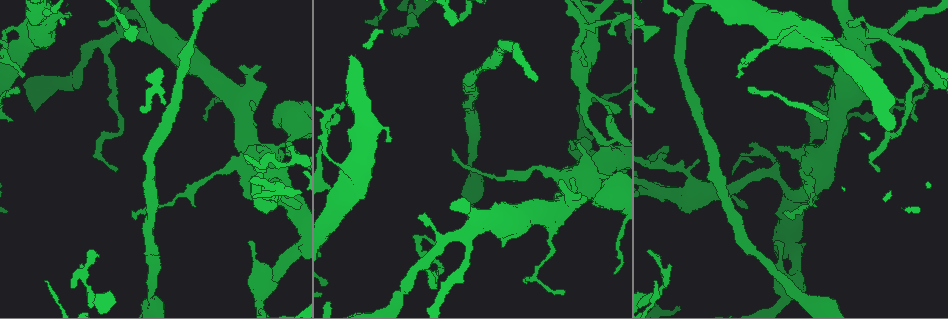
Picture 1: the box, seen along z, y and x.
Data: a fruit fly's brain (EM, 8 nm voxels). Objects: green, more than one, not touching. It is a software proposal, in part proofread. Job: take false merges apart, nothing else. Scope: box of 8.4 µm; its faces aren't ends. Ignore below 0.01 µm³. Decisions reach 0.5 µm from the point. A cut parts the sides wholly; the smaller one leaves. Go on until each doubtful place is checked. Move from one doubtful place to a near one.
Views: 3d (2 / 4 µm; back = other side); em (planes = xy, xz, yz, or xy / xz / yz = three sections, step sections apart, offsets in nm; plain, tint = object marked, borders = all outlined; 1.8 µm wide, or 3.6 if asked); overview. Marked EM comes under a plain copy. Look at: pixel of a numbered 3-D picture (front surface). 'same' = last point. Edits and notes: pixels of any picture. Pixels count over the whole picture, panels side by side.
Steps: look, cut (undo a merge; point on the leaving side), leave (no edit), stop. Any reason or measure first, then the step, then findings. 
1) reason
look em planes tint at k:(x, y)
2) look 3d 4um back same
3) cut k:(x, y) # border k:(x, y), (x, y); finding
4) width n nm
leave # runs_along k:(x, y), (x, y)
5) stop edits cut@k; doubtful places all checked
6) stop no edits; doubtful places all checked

thick turns thin
look 3d 4um at 1:(562, 176)

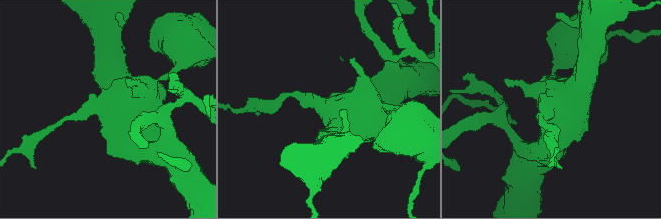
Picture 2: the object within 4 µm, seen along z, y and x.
need the tissue
look em 3.6um xz step 8 tint at 2:(328, 109)

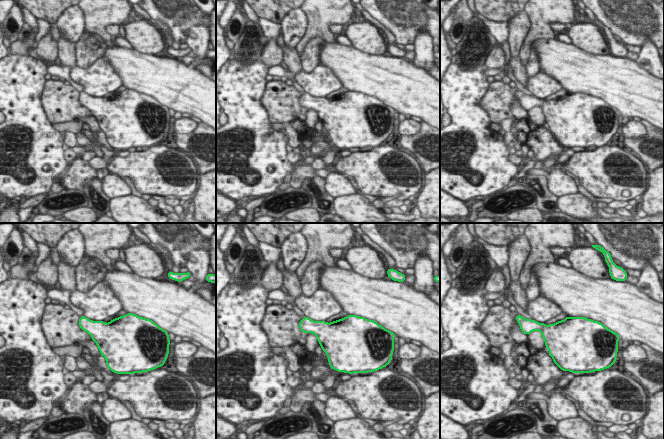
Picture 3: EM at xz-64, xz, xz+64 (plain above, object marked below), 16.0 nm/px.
width 550 nm
leave # one neuron here

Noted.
sudden change in width
look em yz step 8 tint at 1:(575, 43)

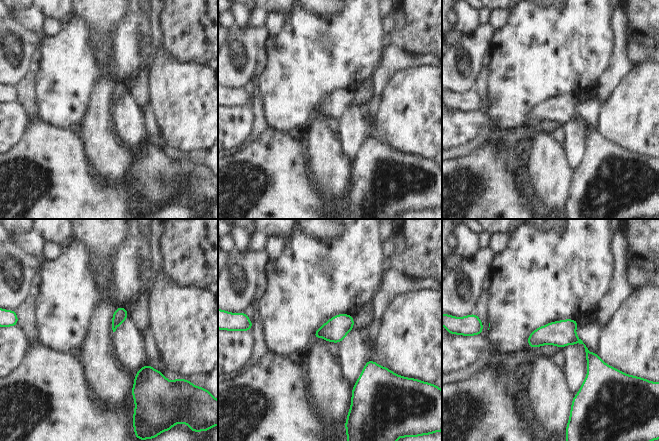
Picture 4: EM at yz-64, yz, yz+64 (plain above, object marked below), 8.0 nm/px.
another direction
look em planes borders same

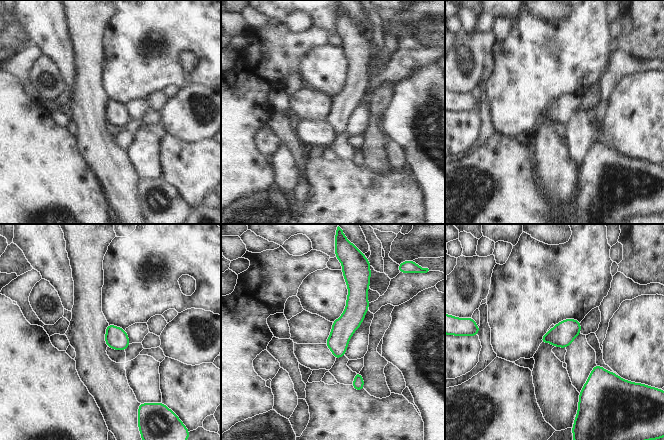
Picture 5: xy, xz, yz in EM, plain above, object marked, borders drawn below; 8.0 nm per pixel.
width 180 nm
leave # runs_along 5:(348, 278), (354, 314), (336, 355); all the same neuron

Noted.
abrupt turn
look em xz step 8 tint at 1:(272, 187)

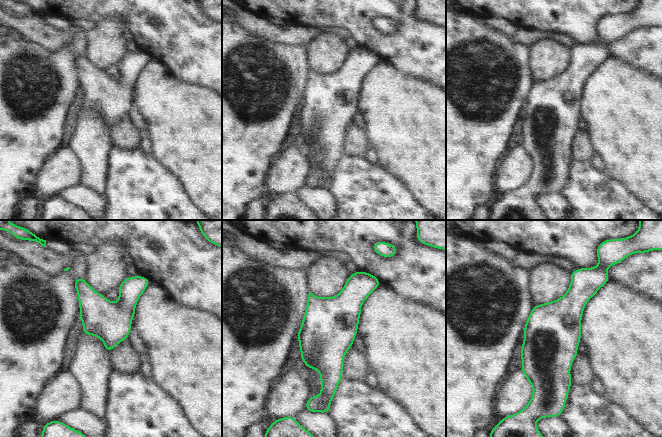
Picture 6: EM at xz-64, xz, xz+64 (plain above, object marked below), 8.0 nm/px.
cut it another way
look em planes tint same

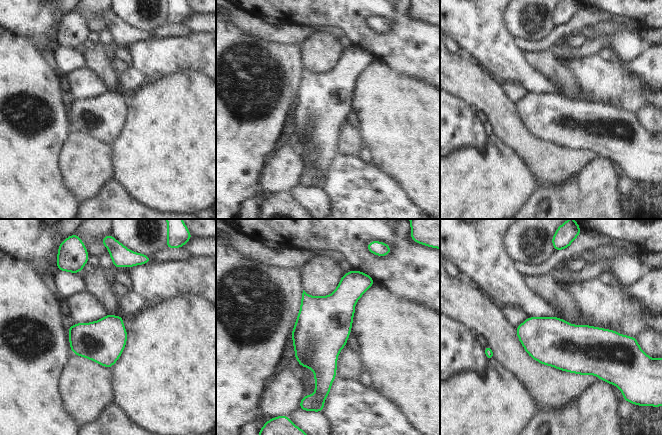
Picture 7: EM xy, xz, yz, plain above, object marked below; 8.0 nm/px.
leave # all the same neuron

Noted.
sharp bend
look 3d 4um at 1:(281, 175)

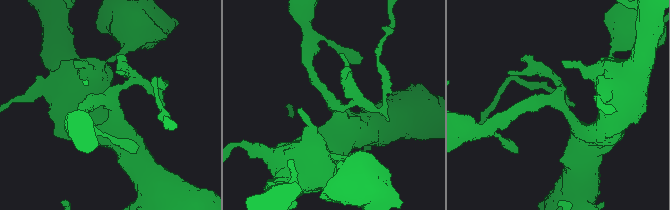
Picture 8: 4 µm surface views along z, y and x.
now the EM
look em planes tint at 8:(560, 103)

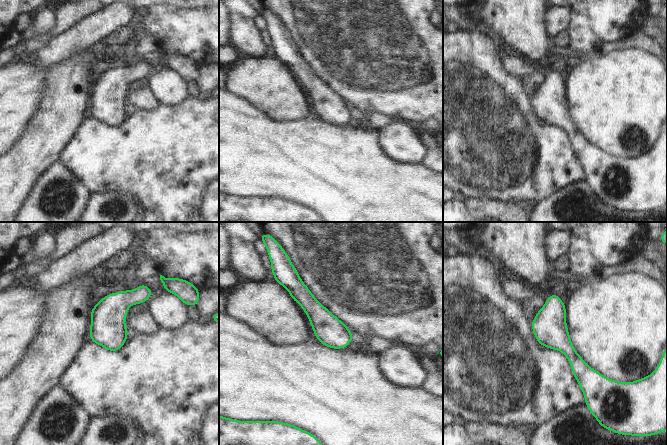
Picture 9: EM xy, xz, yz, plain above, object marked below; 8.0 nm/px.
leave # runs_along 9:(552, 297), (553, 333), (586, 385); continuous, no second neuron

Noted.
look 3d 4um at 1:(557, 207)

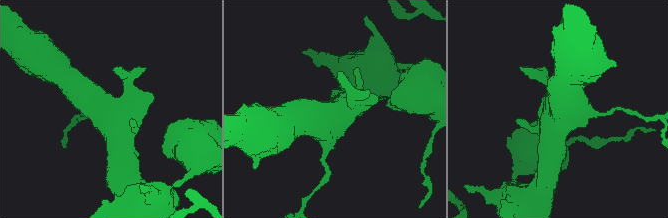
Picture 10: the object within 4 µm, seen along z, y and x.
now the EM
look em 3.6um yz step 4 tint at 10:(111, 123)

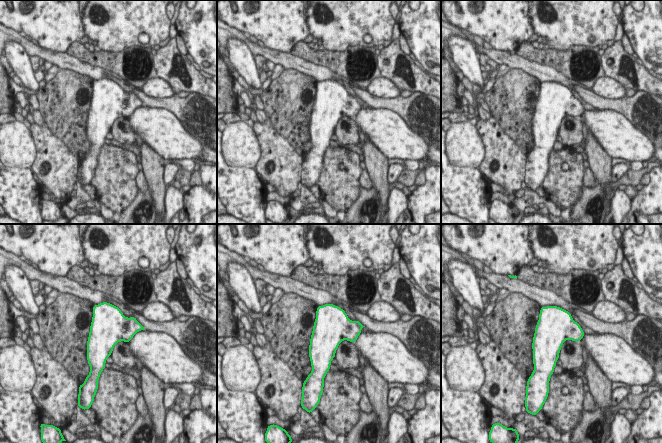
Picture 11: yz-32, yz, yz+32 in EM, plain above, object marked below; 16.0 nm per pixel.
width 550 nm
leave # continuous, no second neuron

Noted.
sharp bend
look 3d 2um at 1:(662, 285)

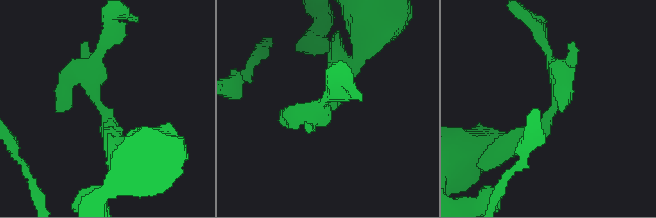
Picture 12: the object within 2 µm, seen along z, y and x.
need the tissue
look em xy step 16 tint at 12:(554, 105)

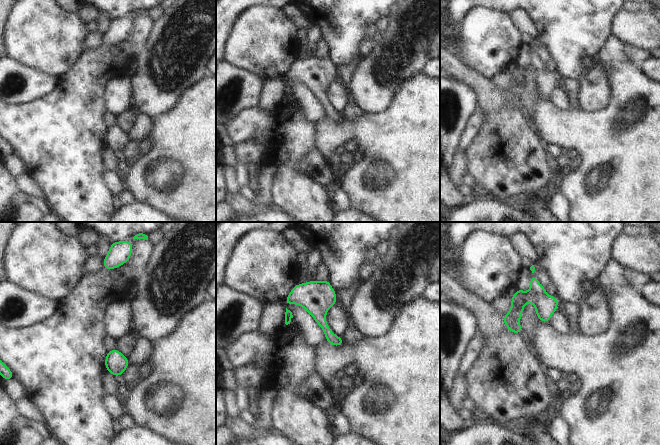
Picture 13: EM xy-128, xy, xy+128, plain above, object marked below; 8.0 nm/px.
look em planes tint same

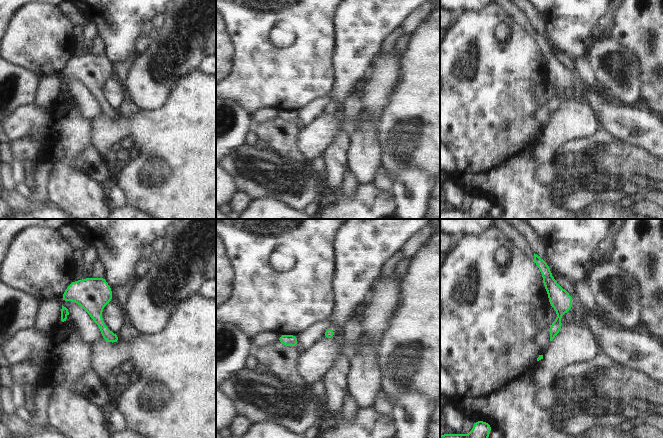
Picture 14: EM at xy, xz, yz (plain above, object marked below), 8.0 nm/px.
width 80 nm
leave # runs_along 14:(547, 271), (559, 298), (552, 335); one neuron here

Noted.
thick turns thin
look em yz step 16 tint at 1:(866, 33)

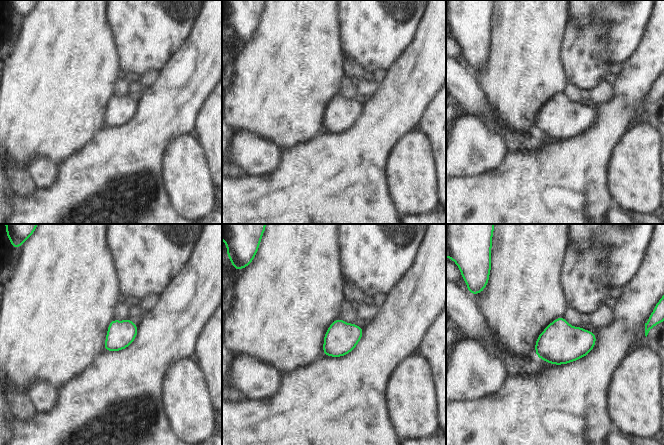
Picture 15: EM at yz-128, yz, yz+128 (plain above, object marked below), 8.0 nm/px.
cut it another way
look em planes tint same

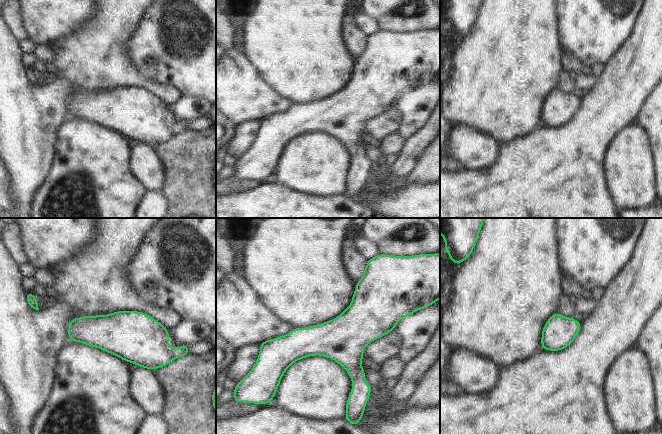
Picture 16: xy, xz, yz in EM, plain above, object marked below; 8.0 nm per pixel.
leave # runs_along 16:(388, 325), (270, 345); all the same neuron

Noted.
stop no edits; doubtful places all checked

